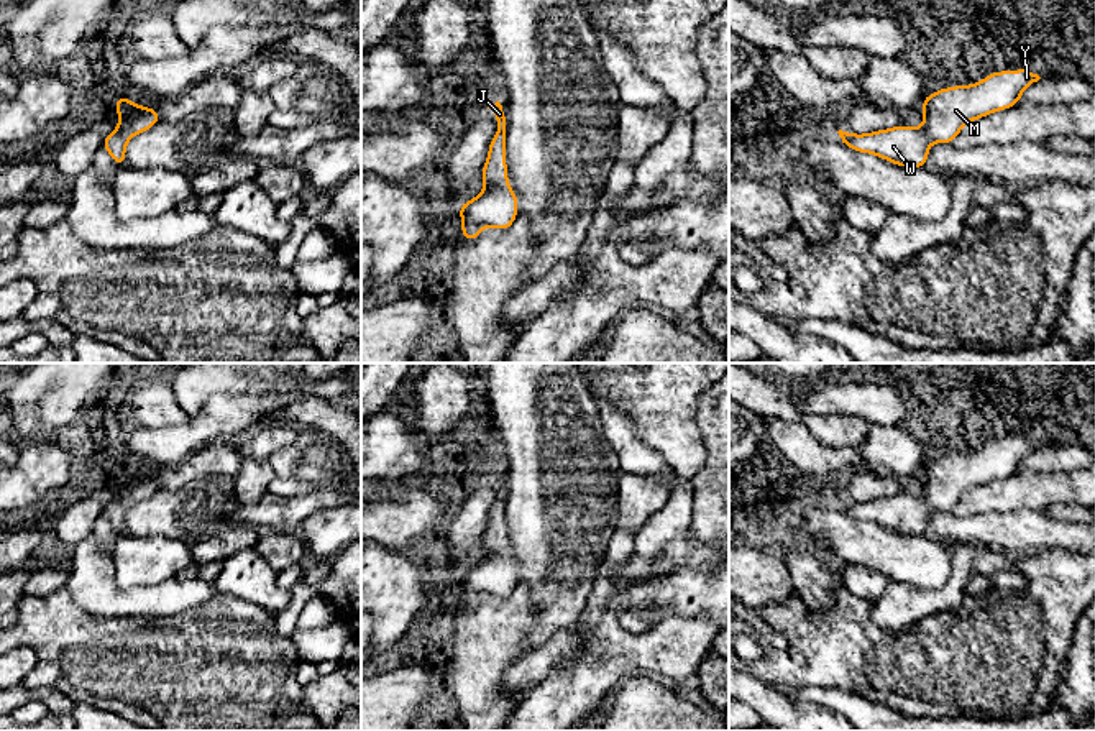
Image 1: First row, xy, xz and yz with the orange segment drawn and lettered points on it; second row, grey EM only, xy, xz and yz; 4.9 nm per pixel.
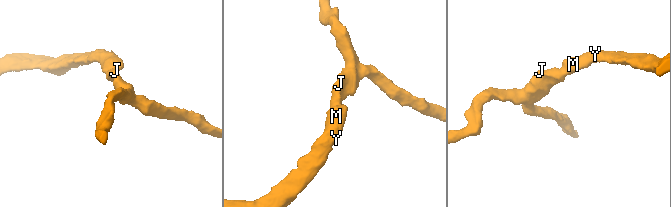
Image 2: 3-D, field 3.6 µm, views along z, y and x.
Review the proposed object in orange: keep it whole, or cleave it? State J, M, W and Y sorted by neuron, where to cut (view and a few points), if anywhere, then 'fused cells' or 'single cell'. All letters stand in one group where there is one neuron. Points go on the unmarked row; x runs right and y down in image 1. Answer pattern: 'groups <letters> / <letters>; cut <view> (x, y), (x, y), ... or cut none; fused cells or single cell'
groups J M W Y; cut none; single cell

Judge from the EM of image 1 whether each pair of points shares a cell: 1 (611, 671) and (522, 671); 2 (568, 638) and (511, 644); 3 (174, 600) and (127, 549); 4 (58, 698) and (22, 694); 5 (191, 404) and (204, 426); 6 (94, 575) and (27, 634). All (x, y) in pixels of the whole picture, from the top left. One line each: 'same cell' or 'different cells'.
1: different cells
2: different cells
3: different cells
4: same cell
5: different cells
6: different cells

